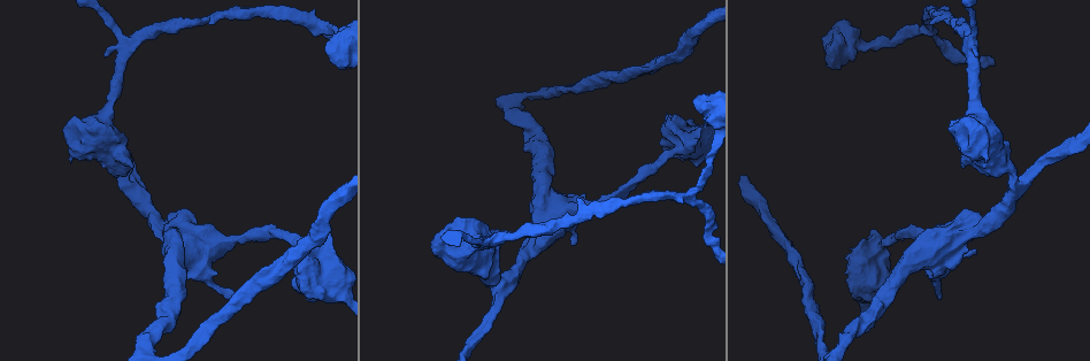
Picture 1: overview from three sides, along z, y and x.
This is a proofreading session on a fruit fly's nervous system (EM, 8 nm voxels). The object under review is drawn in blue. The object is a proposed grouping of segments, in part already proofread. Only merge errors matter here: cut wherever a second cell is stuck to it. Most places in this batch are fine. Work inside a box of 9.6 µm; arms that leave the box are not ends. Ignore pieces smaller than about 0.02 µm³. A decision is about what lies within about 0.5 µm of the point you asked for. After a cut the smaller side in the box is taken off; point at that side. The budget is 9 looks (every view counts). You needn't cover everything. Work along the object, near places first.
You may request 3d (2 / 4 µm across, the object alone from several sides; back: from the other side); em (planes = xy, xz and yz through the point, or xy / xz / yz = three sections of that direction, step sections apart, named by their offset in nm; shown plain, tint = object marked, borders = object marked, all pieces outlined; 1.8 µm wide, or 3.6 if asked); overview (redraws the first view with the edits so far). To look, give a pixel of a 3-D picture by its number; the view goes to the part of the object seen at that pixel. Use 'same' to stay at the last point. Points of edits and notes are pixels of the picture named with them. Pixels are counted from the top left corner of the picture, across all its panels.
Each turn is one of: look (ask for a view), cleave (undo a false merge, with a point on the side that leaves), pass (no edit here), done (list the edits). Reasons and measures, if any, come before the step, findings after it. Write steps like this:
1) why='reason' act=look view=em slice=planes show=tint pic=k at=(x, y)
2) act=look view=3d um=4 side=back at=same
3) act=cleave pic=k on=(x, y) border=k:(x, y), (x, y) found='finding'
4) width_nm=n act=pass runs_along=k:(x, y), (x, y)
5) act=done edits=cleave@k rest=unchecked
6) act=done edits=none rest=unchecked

why='three-way junction' act=look view=em slice=xy step=4 show=tint pic=1 at=(973, 46)

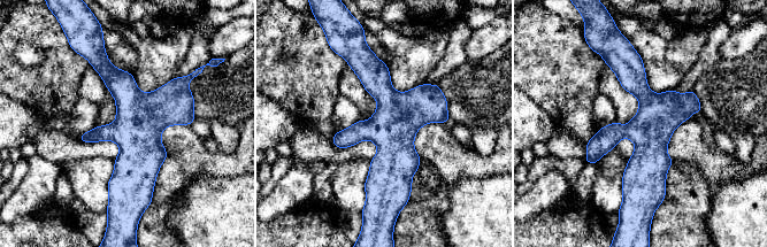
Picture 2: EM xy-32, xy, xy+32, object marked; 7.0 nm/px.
why='another direction' act=look view=em slice=xz step=8 show=tint at=same

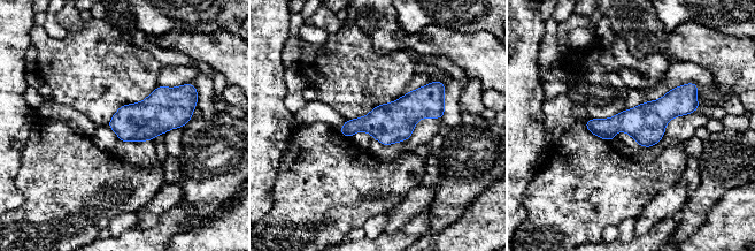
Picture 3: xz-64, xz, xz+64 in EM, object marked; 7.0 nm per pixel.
width_nm=280 act=pass runs_along=3:(692, 86), (647, 121), (588, 124) found='one cell here'

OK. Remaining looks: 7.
why='sudden change in width' act=look view=3d um=4 side=back pic=1 at=(976, 229)

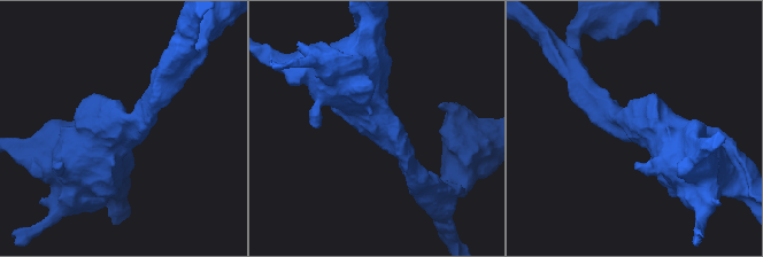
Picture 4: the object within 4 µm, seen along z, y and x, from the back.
arm_widths_nm=280,750 act=look view=em um=3.6 slice=xz step=16 show=tint pic=4 at=(636, 126)

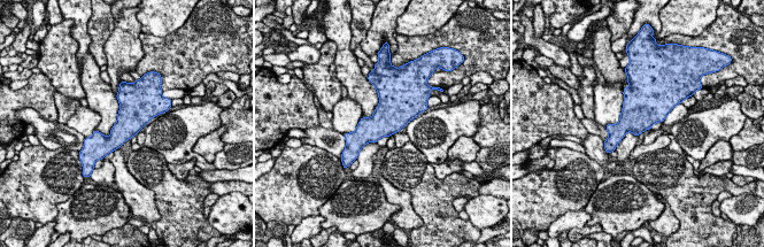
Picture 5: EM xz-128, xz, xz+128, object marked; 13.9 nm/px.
why='cut it another way' act=look view=em um=3.6 slice=planes show=tint at=same

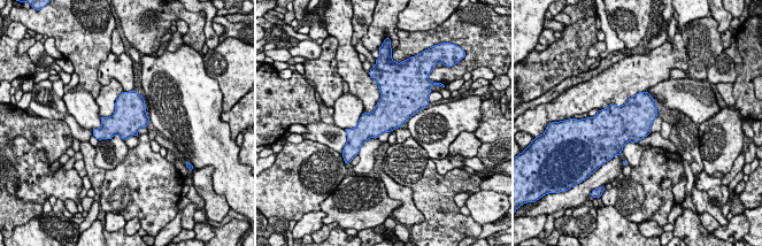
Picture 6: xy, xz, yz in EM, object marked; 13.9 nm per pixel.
act=pass found='continuous, no second cell'

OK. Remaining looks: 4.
why='sharp bend' act=look view=em slice=xy step=4 show=tint pic=1 at=(501, 285)

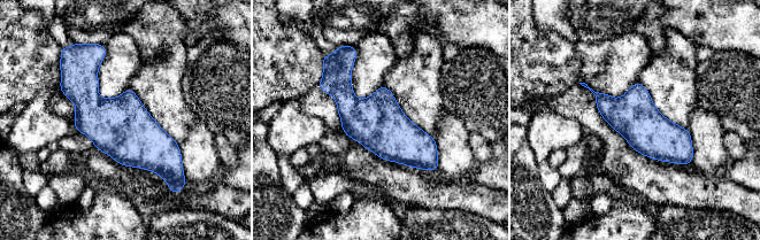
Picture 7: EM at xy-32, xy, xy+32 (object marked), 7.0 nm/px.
act=look view=em slice=planes show=tint at=same

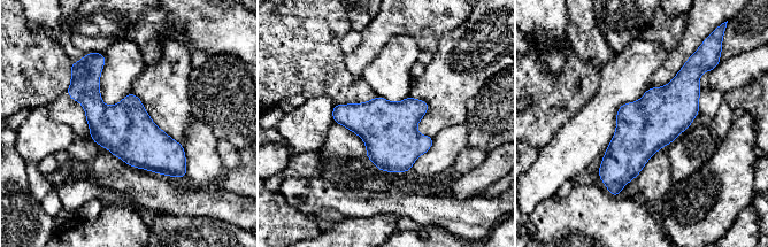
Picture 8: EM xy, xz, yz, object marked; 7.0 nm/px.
width_nm=380 act=pass runs_along=8:(688, 75), (611, 187) found='continuous, no second cell'

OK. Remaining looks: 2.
why='abrupt turn' act=look view=em um=3.6 slice=yz step=4 show=tint pic=1 at=(835, 50)

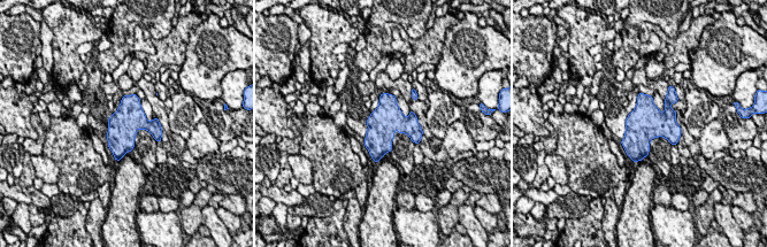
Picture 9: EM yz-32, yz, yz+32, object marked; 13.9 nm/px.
why='cut it another way' act=look view=em um=3.6 slice=planes show=borders at=same

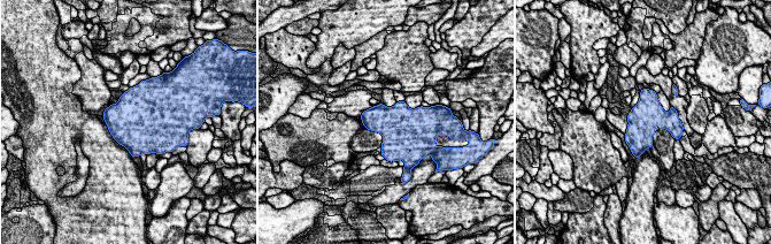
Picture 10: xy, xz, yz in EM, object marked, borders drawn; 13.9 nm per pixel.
act=pass found='continuous, no second cell'

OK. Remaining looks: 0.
act=done edits=none rest=unchecked

